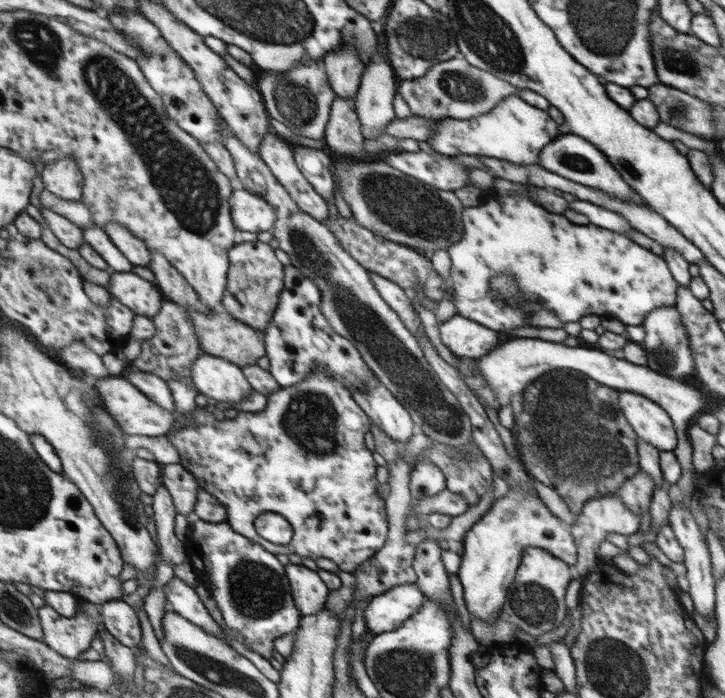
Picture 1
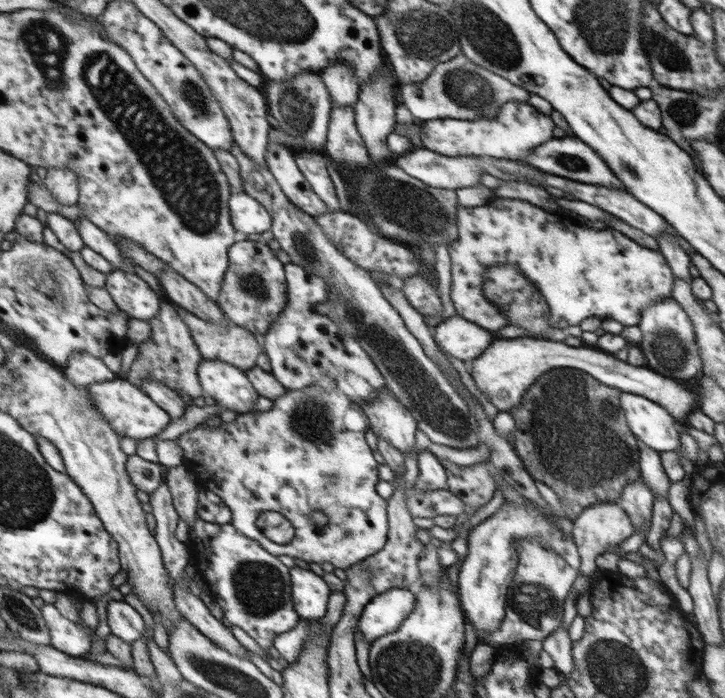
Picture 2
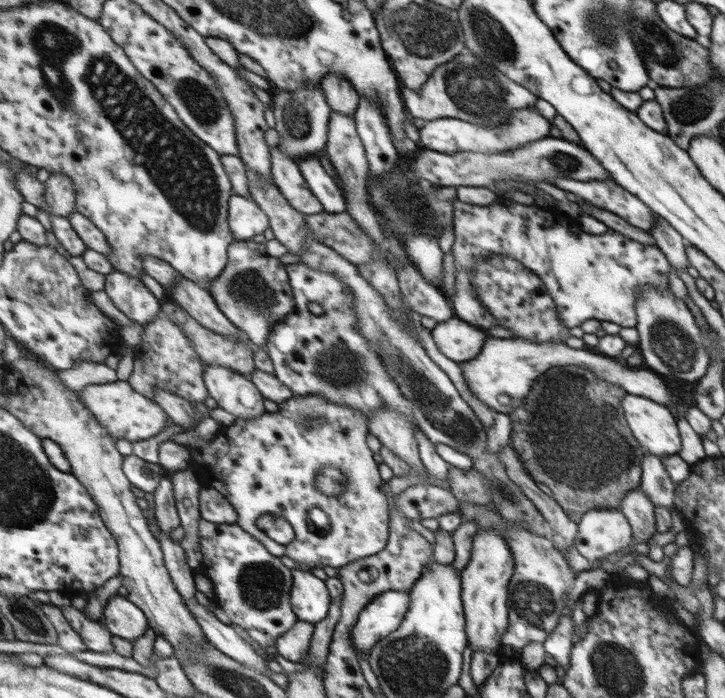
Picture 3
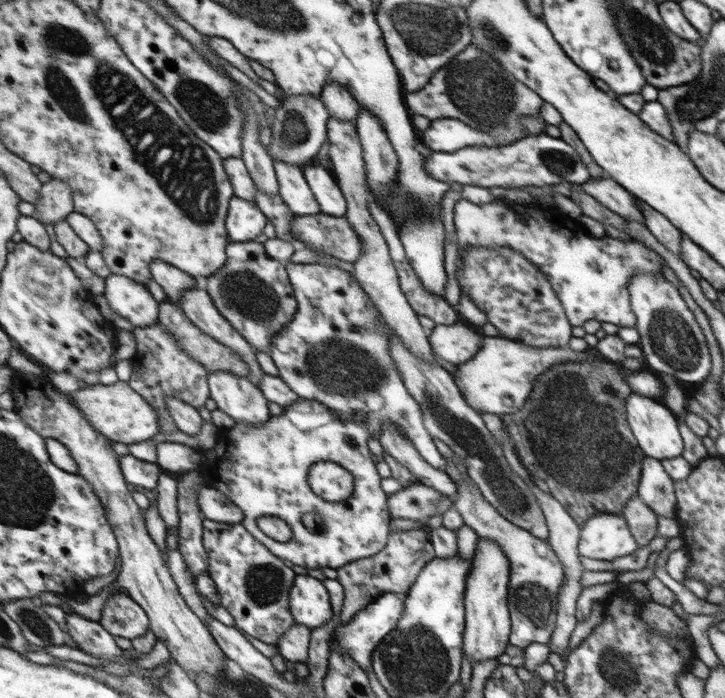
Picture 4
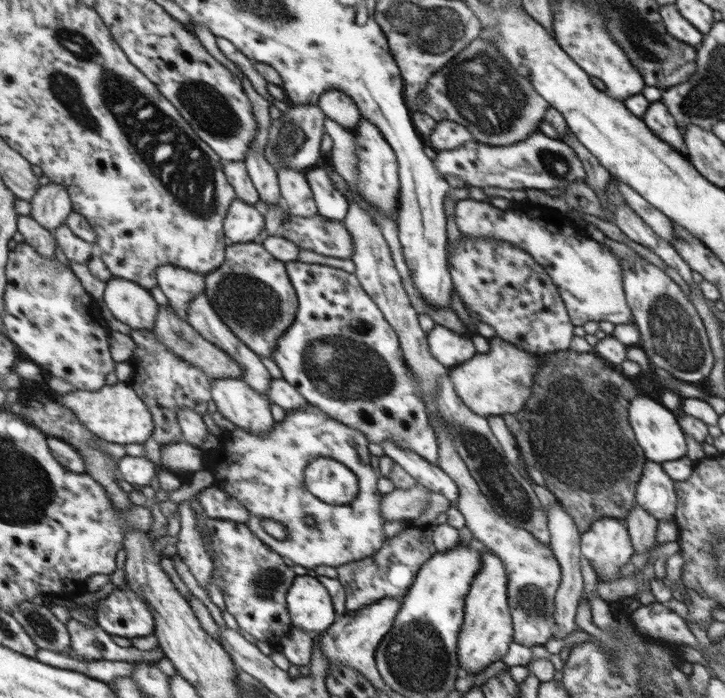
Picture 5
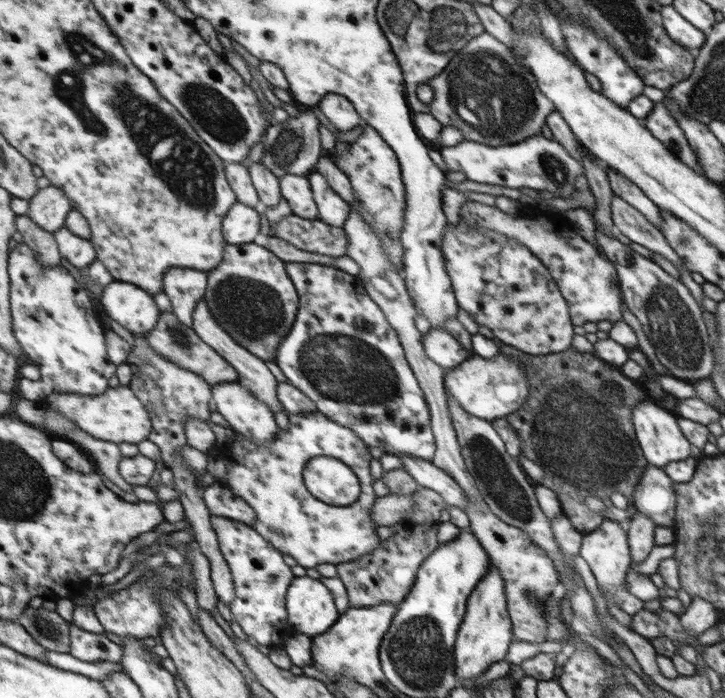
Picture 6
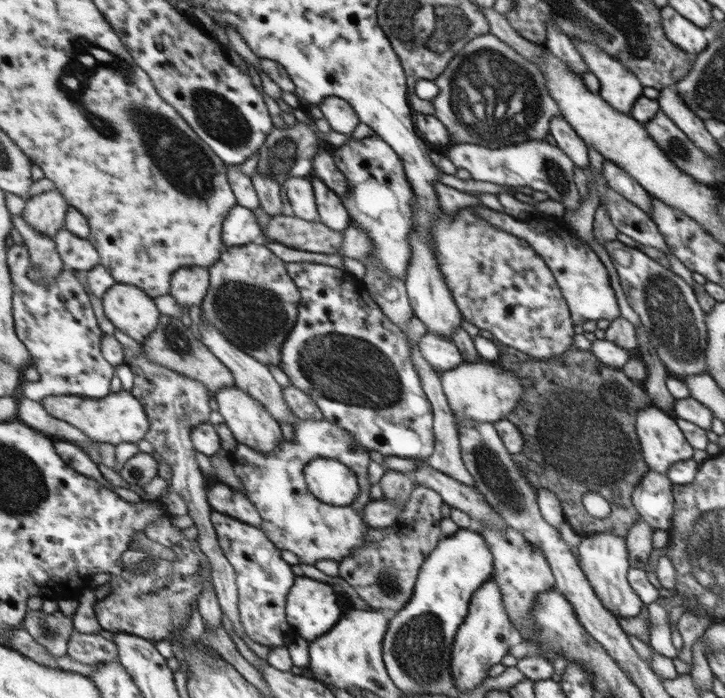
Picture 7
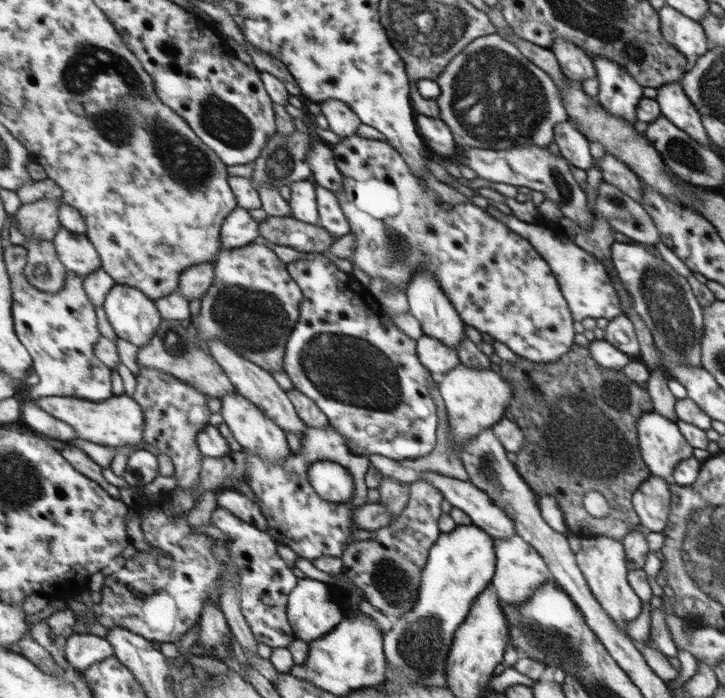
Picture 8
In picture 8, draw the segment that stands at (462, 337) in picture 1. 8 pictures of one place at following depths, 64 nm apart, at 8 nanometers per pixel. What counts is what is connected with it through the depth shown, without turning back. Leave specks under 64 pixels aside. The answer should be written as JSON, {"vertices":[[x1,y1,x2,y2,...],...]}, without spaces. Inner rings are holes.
{"vertices":[[423,334,416,340,416,355,420,363,435,378,459,364,459,355,455,349]]}

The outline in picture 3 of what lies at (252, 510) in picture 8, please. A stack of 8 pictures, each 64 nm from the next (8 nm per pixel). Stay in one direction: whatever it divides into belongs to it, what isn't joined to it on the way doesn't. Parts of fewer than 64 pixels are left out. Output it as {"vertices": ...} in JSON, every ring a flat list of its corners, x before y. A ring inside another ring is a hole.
{"vertices":[[203,487,200,492,202,519,214,524,234,524,237,521,235,509,221,496,216,488]]}

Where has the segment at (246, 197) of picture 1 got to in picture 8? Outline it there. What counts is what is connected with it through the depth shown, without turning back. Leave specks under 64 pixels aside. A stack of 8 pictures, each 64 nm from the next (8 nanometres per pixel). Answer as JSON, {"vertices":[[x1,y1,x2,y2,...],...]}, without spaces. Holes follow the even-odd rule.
{"vertices":[[234,208,221,221,221,244,224,249,253,243,257,235,259,235,259,224,249,217,245,208]]}

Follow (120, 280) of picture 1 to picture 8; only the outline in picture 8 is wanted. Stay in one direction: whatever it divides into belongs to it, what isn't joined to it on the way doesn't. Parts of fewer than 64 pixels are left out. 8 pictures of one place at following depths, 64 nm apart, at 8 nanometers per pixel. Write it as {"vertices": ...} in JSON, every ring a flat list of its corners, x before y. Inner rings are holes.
{"vertices":[[116,284,107,295,103,309,117,334,117,338,124,338,140,347,152,342,152,338,160,330,163,322,156,301,147,296,141,289,129,285]]}

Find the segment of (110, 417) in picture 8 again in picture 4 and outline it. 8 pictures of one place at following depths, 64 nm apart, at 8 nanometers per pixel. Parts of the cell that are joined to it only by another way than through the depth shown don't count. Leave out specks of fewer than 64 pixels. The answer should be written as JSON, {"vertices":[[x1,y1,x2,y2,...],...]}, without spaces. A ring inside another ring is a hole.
{"vertices":[[119,381,110,385,100,382,84,388,73,396,77,396,77,404,81,404,85,416,89,416,89,420,97,424,97,430,109,440,135,444,149,440,160,432,160,413,129,382]]}

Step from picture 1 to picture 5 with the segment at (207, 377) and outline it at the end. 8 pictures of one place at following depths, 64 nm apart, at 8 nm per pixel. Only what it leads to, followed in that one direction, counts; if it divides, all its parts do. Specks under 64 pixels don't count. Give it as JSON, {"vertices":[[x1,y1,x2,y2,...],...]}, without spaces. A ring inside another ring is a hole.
{"vertices":[[226,376,213,378,212,400,217,410,235,427,257,436,272,430,273,419,265,395,253,389,245,380]]}

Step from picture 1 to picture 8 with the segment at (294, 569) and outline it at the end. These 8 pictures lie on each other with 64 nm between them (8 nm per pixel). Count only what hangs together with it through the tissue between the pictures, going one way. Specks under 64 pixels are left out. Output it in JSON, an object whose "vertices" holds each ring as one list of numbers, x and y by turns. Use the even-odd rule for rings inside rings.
{"vertices":[[304,577,297,579,297,586,287,596,287,620,293,628,293,634,299,640,310,643,332,631,340,623,341,614,339,614,337,606,331,602,331,594,329,594,327,586,323,582]]}

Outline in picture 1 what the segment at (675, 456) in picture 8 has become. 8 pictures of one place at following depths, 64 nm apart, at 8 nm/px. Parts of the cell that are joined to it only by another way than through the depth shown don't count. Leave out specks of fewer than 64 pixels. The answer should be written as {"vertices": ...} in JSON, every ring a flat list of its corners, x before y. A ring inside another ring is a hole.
{"vertices":[[620,391,620,407,624,409,624,415,628,417,628,423,636,431,641,441,649,443,657,451,673,451,676,448,675,431,670,416,656,403,648,397,641,396,635,392]]}

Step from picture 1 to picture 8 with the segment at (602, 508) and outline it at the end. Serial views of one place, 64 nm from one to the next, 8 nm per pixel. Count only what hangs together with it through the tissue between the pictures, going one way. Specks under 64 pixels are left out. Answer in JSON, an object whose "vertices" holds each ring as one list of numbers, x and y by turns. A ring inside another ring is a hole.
{"vertices":[[602,535,581,538,580,544,581,548,576,552,576,561,588,588,592,590,593,597,600,602,601,608,608,613,616,627,625,633,627,623,637,620,642,602,633,593,626,579,627,560,622,541]]}

